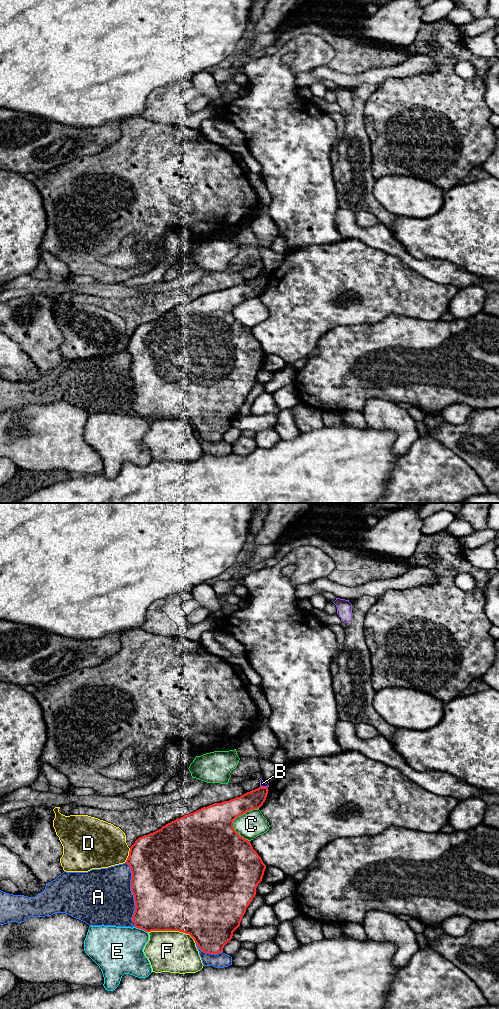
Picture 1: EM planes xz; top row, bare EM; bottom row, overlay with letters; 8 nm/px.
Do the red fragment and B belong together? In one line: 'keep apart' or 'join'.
keep apart

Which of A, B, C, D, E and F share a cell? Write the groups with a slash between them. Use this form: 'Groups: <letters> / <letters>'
Groups: A / B / C / D / E / F

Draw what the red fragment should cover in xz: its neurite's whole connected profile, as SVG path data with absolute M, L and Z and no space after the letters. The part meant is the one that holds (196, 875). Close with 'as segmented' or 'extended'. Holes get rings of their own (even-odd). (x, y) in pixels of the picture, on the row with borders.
M259 787L229 801L203 807L135 841L126 863L132 873L131 891L136 906L132 921L136 928L146 932L183 932L194 939L201 951L209 954L223 952L224 946L233 938L233 932L240 926L266 869L250 841L235 831L233 821L247 811L260 808L268 791L268 787Z; as segmented

